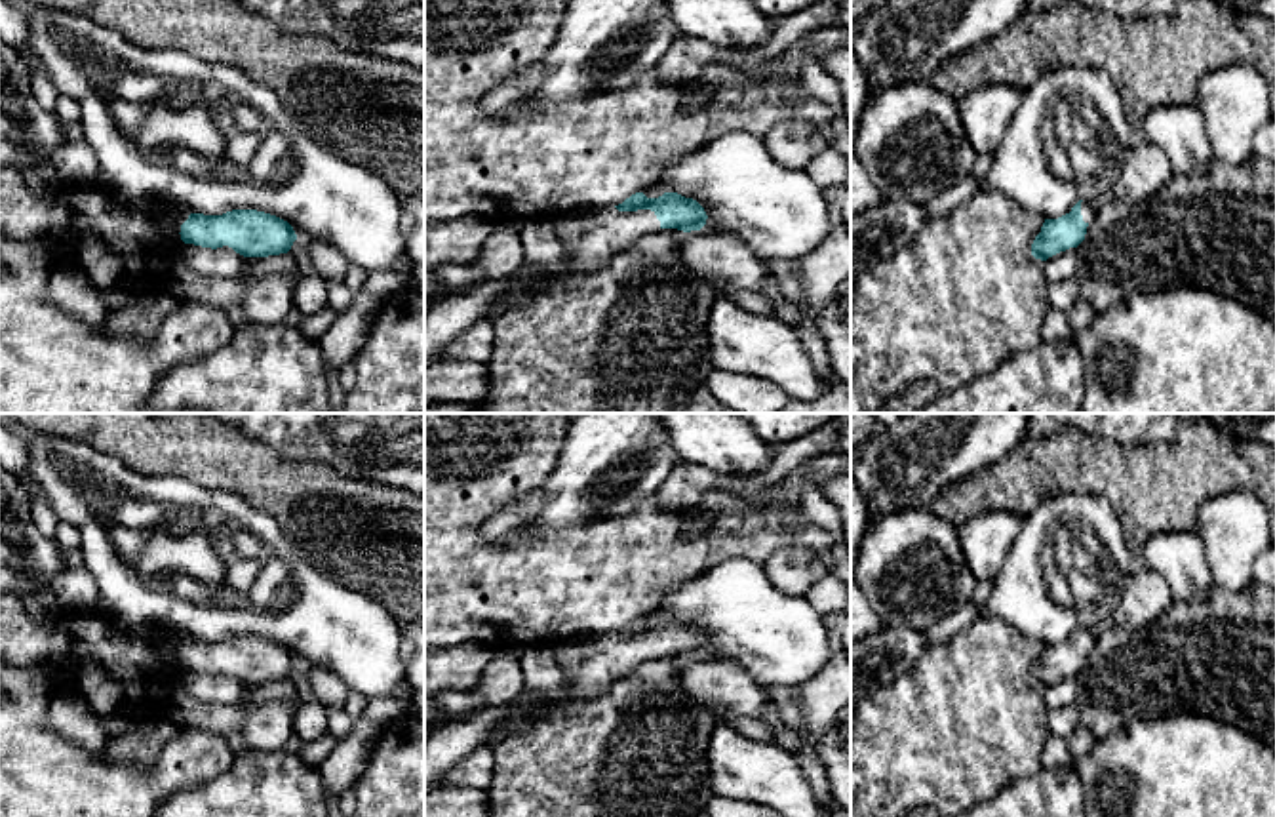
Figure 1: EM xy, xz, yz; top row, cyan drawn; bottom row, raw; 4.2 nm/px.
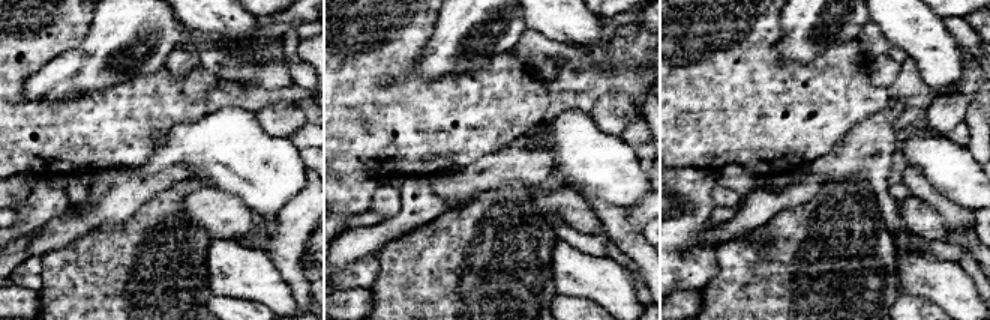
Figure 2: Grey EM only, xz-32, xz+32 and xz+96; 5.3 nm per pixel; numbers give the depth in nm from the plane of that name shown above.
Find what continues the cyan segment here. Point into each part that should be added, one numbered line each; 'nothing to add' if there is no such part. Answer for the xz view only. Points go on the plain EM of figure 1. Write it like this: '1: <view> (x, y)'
1: xz (592, 665)

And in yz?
1: yz (1089, 631)

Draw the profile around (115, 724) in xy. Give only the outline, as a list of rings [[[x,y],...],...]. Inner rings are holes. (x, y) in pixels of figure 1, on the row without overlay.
[[[118,708],[107,716],[103,716],[103,731],[107,735],[107,739],[114,739],[124,735],[135,722],[147,718],[141,710],[126,710],[126,708]]]

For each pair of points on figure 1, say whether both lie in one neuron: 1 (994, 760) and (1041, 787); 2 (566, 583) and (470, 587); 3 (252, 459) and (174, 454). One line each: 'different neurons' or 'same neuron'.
1: different neurons
2: same neuron
3: same neuron

